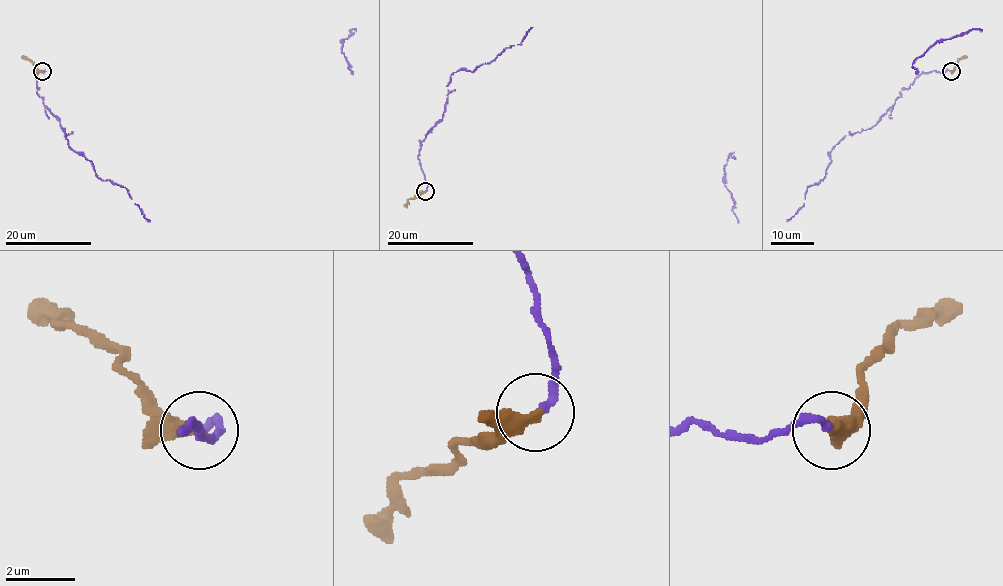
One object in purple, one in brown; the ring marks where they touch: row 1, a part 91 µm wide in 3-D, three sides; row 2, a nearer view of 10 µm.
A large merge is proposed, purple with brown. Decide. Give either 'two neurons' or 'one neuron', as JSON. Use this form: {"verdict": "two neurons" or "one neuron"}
{"verdict": "one neuron"}

